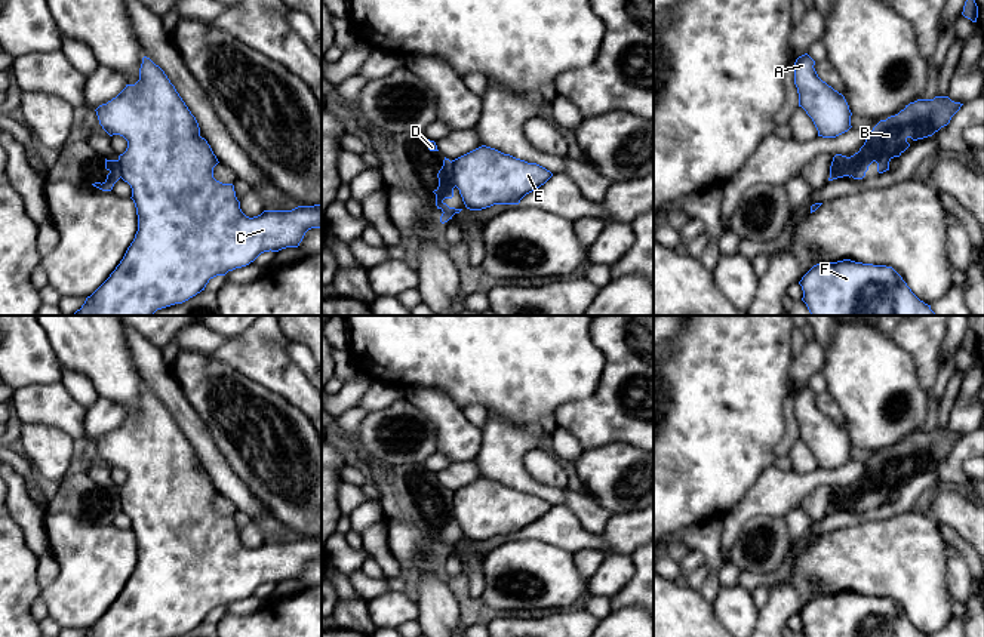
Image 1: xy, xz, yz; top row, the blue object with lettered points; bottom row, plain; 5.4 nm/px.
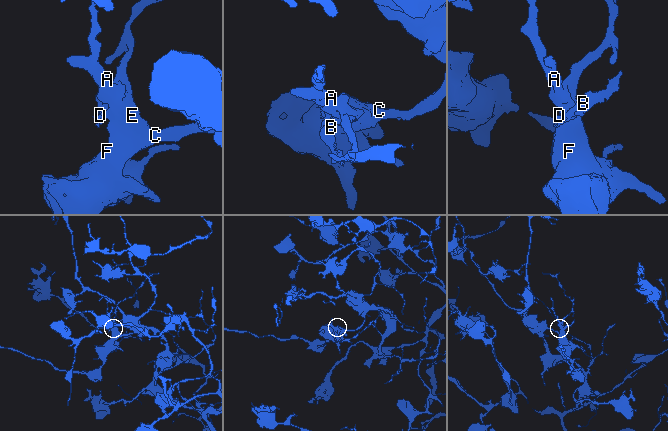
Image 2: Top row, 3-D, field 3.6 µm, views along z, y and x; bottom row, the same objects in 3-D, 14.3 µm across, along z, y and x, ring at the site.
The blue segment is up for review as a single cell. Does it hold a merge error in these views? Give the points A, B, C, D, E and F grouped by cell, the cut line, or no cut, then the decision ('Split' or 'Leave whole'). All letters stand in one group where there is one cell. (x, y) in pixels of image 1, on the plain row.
Groups: A C E F / B D. Split along xz (451, 494), (451, 510), (455, 517). Split

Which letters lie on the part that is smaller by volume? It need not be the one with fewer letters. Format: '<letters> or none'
B, D

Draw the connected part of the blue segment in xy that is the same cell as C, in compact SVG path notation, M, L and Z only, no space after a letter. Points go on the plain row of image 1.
M144 388L139 400L139 412L135 416L126 416L126 419L107 436L99 437L96 447L102 461L110 467L120 467L127 473L127 480L119 487L120 510L132 520L132 532L138 547L138 563L133 573L127 579L123 591L110 606L110 609L86 630L83 637L175 637L188 633L202 622L210 610L216 607L225 607L228 603L242 600L253 594L264 584L279 584L286 579L298 579L305 564L311 560L322 560L322 536L298 538L292 542L264 542L261 547L249 550L240 541L240 533L236 529L233 516L222 516L213 510L213 499L219 495L213 486L210 477L200 468L200 459L196 449L191 446L175 418L170 415L164 403L156 397L150 390Z

